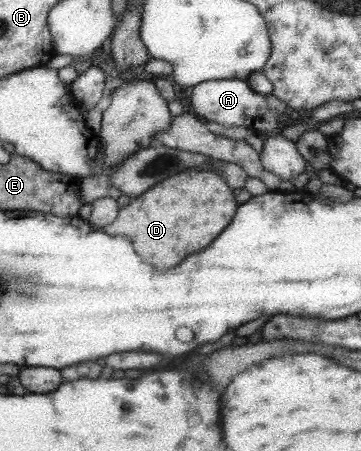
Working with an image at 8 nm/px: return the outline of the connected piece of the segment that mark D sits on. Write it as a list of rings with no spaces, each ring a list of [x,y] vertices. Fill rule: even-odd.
[[[185,170],[177,176],[171,176],[167,180],[161,180],[161,184],[155,184],[145,192],[145,196],[139,195],[137,200],[121,207],[116,219],[107,227],[102,227],[101,232],[109,236],[129,236],[133,244],[137,244],[137,252],[145,256],[145,260],[153,260],[153,264],[161,264],[165,268],[179,264],[185,256],[203,250],[229,222],[235,212],[235,200],[227,184],[221,180],[221,176],[207,172],[207,170]]]

